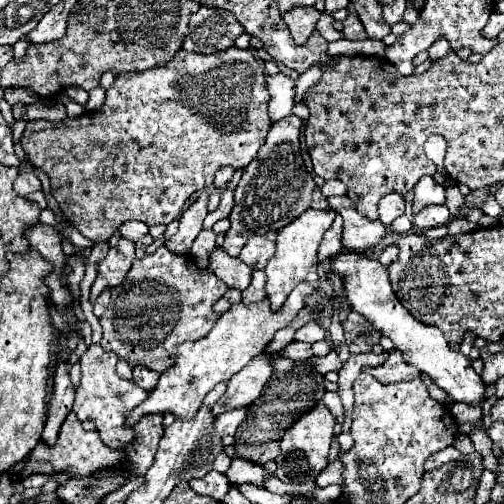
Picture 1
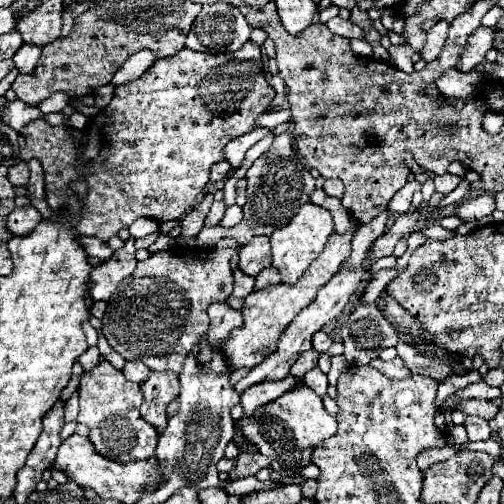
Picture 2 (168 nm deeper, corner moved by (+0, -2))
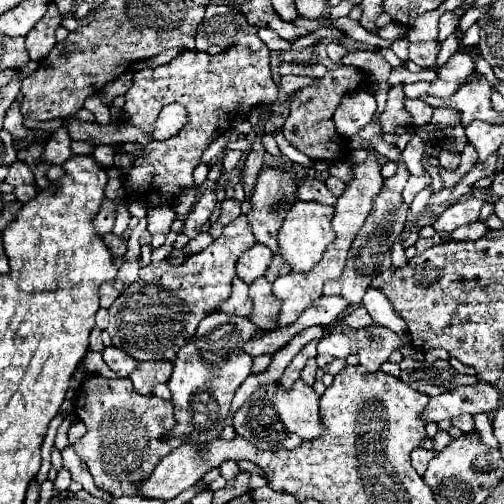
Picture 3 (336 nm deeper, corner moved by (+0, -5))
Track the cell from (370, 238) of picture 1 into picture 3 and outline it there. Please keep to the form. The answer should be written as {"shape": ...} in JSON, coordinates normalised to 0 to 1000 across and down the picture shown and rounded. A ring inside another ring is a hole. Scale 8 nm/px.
{"shape":[[[609,351],[609,355],[593,367],[589,391],[593,391],[597,399],[641,403],[641,407],[653,407],[653,411],[665,411],[665,403],[669,403],[669,395],[657,387],[657,379],[649,379],[645,363],[633,359],[633,355],[617,355],[617,351]]]}

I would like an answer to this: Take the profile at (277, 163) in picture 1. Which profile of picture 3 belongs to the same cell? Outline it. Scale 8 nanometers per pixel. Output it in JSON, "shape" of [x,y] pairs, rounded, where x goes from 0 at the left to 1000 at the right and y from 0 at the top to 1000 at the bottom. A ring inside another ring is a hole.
{"shape":[[[526,331],[526,335],[518,335],[518,343],[510,351],[506,379],[498,391],[498,419],[490,423],[490,435],[494,435],[494,446],[502,454],[506,478],[530,486],[542,502],[550,490],[550,478],[546,478],[550,454],[558,450],[558,438],[565,435],[569,419],[577,419],[581,403],[589,399],[589,375],[593,375],[593,363],[601,355],[605,351],[589,351],[581,339],[569,339],[562,331]]]}

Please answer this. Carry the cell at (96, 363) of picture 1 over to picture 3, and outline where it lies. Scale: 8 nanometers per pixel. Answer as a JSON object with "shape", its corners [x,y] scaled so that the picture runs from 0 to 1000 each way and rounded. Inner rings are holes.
{"shape":[[[169,748],[149,792],[147,815],[173,847],[173,859],[149,879],[149,895],[177,927],[188,962],[216,974],[224,986],[272,982],[268,958],[300,942],[308,923],[335,895],[355,887],[355,871],[323,879],[323,863],[347,843],[339,796],[312,784],[272,784],[260,752]]]}

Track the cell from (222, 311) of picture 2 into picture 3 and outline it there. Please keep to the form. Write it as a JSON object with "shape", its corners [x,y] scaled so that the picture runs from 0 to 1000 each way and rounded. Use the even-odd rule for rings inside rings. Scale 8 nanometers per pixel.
{"shape":[[[423,617],[395,641],[383,673],[359,688],[355,712],[343,720],[339,752],[331,756],[343,784],[351,843],[323,875],[363,867],[375,883],[407,883],[438,867],[462,784],[498,740],[502,708],[486,700],[482,685],[506,657],[510,649],[494,633],[442,617]]]}

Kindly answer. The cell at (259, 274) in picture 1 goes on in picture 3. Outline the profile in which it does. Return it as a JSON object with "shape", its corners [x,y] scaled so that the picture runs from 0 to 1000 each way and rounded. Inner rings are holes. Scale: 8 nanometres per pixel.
{"shape":[[[550,506],[542,510],[542,518],[538,518],[538,526],[534,526],[534,534],[526,538],[526,550],[542,562],[550,550],[558,550],[558,546],[569,546],[577,534],[569,530],[569,522],[562,522],[558,514],[550,514]]]}

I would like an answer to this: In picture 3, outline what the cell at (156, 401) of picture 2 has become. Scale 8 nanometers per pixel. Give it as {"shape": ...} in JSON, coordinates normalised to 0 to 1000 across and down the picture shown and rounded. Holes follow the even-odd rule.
{"shape":[[[284,716],[272,724],[268,744],[260,744],[260,756],[264,756],[264,768],[276,784],[304,784],[308,764],[331,760],[339,736],[343,736],[343,720]]]}

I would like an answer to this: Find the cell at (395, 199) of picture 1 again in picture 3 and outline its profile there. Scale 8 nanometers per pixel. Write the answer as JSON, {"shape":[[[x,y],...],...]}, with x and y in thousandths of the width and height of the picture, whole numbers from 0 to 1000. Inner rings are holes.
{"shape":[[[843,347],[843,351],[812,351],[812,359],[808,359],[808,367],[804,367],[804,375],[800,375],[800,403],[815,403],[819,399],[819,391],[835,379],[835,375],[843,375],[847,367],[855,363],[855,351],[851,347]]]}

